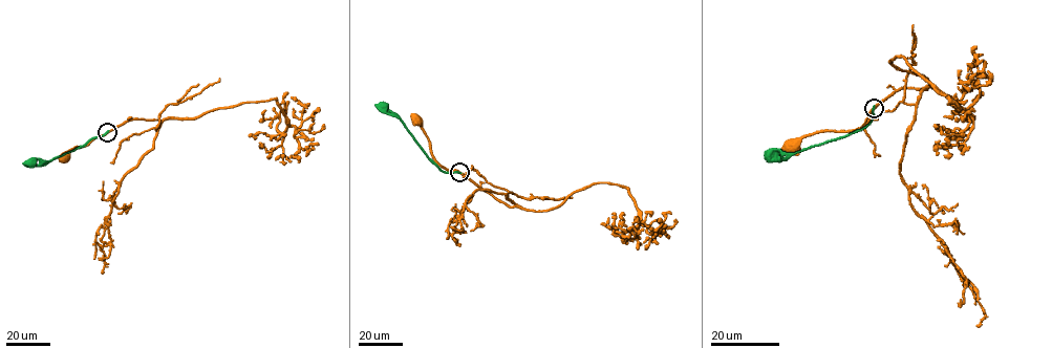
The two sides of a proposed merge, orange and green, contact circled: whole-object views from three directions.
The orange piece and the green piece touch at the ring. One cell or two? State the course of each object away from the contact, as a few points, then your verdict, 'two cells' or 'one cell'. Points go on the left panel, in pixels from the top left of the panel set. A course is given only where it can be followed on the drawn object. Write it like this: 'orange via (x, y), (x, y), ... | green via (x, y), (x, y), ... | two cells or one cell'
orange via (107, 132), (87, 144), (74, 147), (66, 155) | green via (107, 132), (46, 164), (23, 162) | two cells

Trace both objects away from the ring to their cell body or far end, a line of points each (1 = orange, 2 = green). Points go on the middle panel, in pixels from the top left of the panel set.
1: (459, 172), (446, 170), (435, 159), (419, 120)
2: (459, 172), (444, 172), (428, 157), (399, 117), (385, 113), (376, 104)

